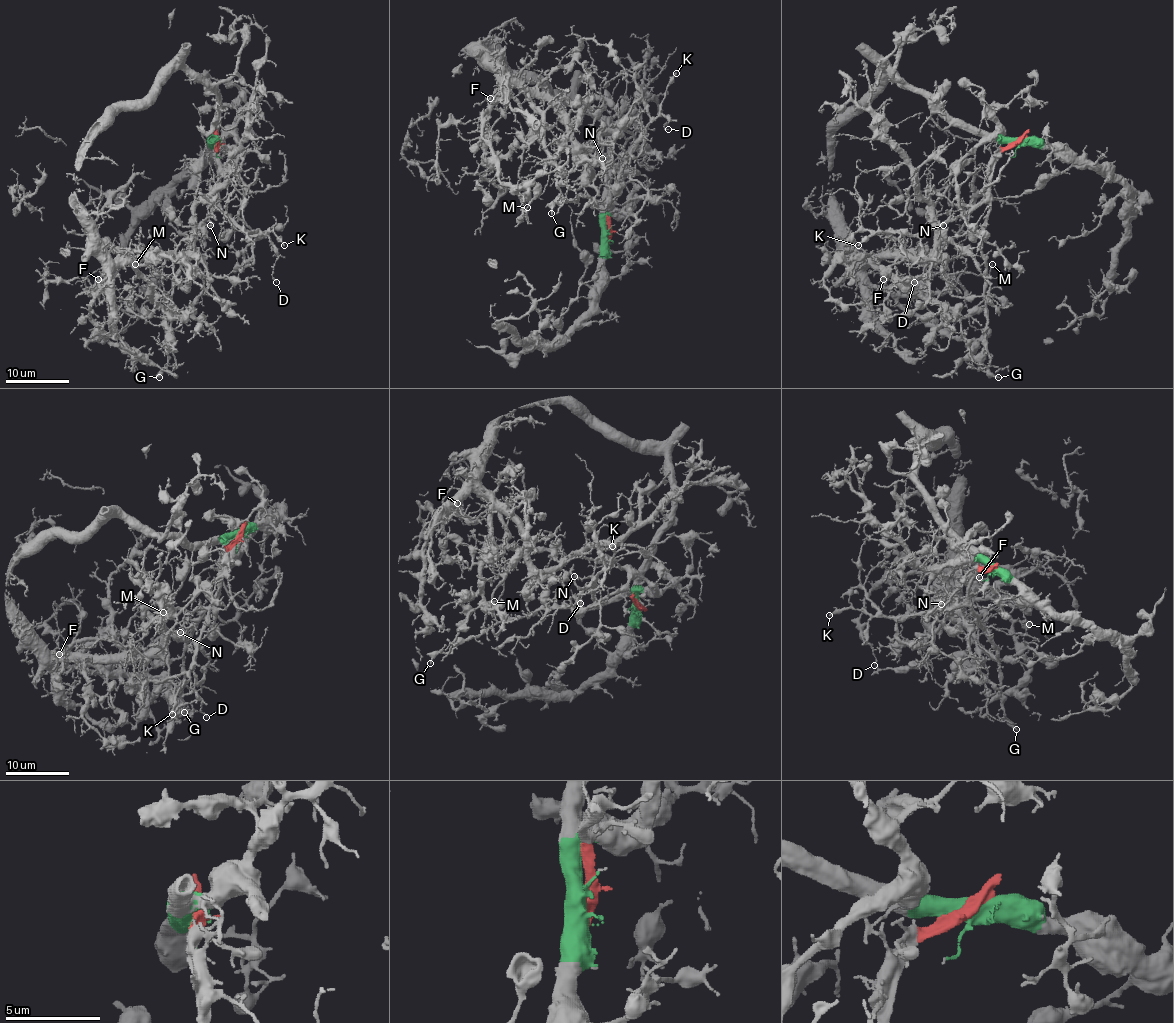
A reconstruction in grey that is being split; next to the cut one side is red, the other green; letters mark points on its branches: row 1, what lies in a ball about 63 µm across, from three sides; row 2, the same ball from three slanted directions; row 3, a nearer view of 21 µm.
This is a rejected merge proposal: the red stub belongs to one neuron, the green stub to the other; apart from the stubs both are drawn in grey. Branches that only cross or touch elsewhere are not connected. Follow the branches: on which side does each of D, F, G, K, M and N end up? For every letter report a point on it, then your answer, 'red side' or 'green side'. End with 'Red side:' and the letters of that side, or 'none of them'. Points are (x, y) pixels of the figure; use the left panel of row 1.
D: at (276, 282); red side
F: at (98, 279); green side
G: at (159, 377); red side
K: at (284, 245); red side
M: at (135, 264); red side
N: at (210, 225); red side
Red side: D, G, K, M, N

